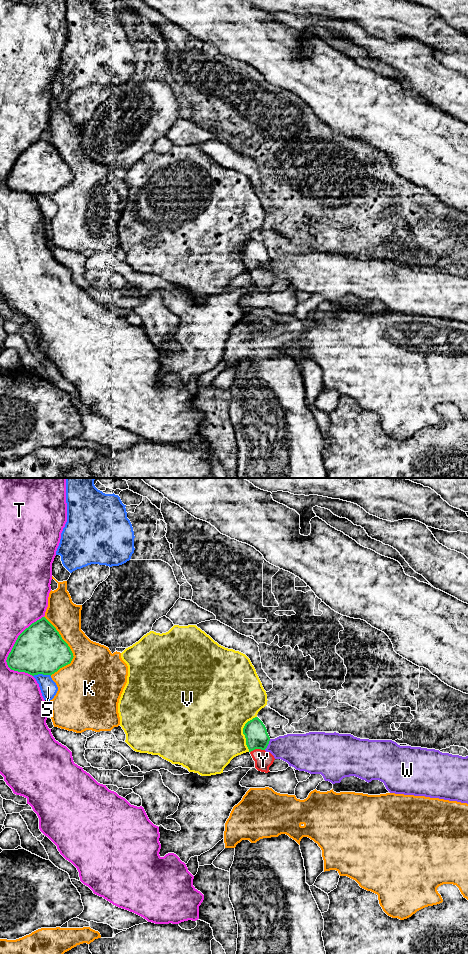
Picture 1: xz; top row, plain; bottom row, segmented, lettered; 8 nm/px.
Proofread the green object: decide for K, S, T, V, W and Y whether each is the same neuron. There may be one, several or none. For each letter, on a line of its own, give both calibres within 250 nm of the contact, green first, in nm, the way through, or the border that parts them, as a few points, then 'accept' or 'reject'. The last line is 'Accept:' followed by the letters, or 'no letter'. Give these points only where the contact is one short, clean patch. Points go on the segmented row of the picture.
K: 400 nm thick on the green side, 380 nm on the other; reject
S: 400 nm thick on the green side, 140 nm on the other; reject
T: 400 nm thick on the green side, 300 nm on the other; reject
V: 180 nm thick on the green side, 500 nm on the other; reject
W: 180 nm thick on the green side, 280 nm on the other; reject
Y: 180 nm thick on the green side, 140 nm on the other; runs through xz (255, 732), (257, 748), (263, 760); accept
Accept: Y

